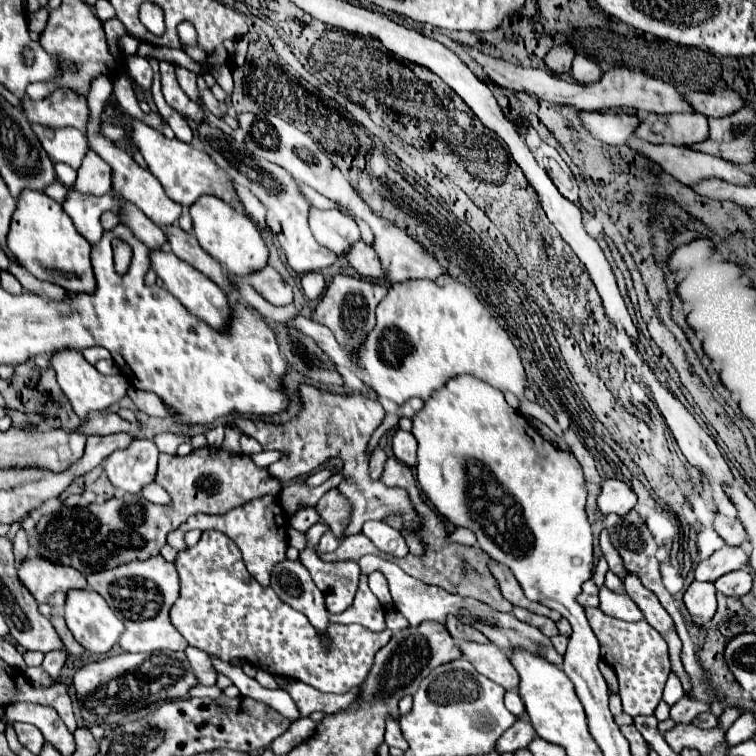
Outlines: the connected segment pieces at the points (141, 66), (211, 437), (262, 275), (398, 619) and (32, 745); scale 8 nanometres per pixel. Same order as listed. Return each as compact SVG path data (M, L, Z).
M138 55L126 57L126 67L128 67L130 77L134 77L144 89L150 89L150 85L152 85L152 67L144 57L138 57Z
M220 424L208 428L205 432L205 436L207 439L207 446L210 448L220 448L225 436L225 425Z
M270 265L264 267L262 271L252 273L250 283L272 305L290 305L292 299L294 299L292 297L292 287Z
M386 609L386 627L390 631L400 631L404 627L408 627L410 623L396 611L396 609Z
M14 723L12 727L14 727L14 731L18 733L20 743L22 743L26 749L30 749L34 755L40 755L42 747L44 747L44 737L42 737L42 733L40 733L34 725L30 725L30 723Z

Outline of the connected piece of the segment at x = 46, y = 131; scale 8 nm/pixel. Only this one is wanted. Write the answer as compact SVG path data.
M32 123L32 129L52 161L66 163L72 169L80 167L88 149L88 141L78 129L72 129L72 127L50 129L38 123Z

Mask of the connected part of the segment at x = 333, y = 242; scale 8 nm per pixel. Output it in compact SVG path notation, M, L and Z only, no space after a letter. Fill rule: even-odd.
M312 207L310 229L322 247L340 257L346 255L350 251L350 245L360 239L358 225L338 211L320 211Z

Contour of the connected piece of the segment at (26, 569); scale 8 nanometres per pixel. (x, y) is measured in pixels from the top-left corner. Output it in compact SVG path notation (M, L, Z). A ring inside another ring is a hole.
M42 557L24 561L18 569L18 577L36 603L46 603L50 607L64 607L70 589L88 589L82 573L72 567L54 565Z

